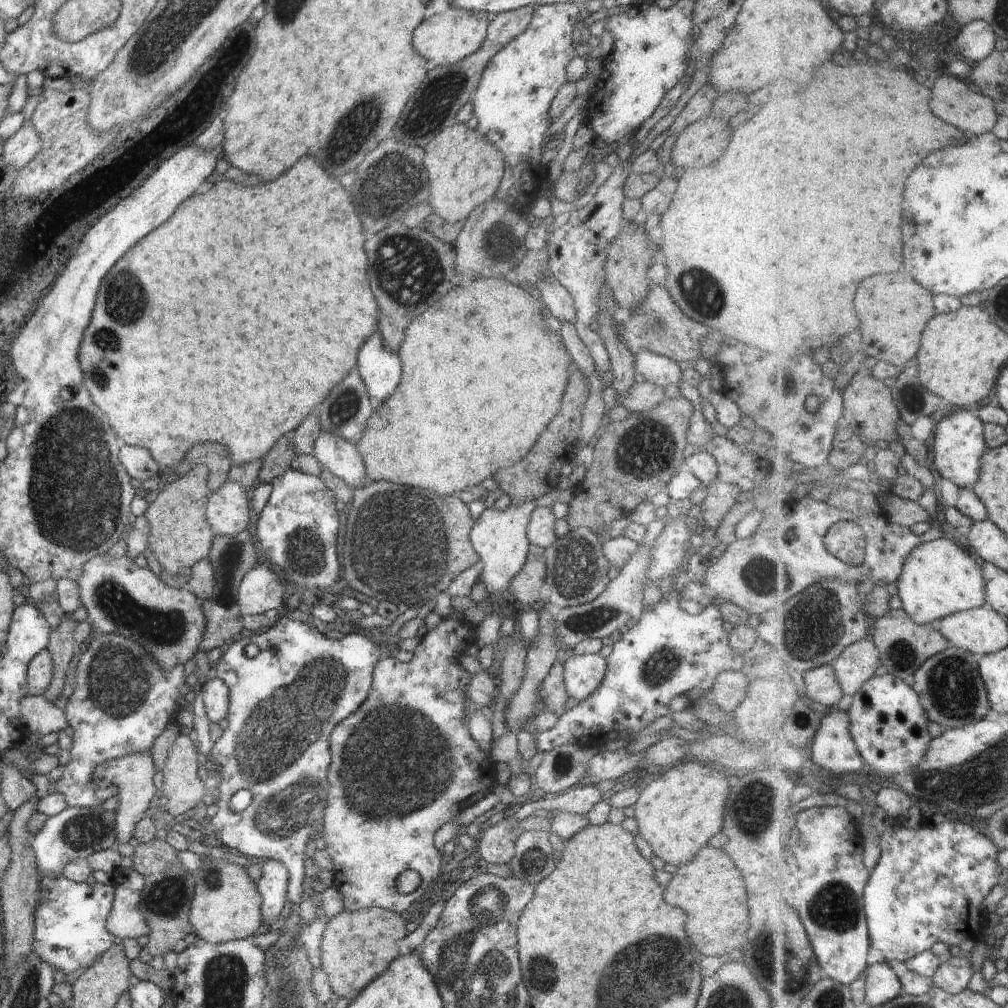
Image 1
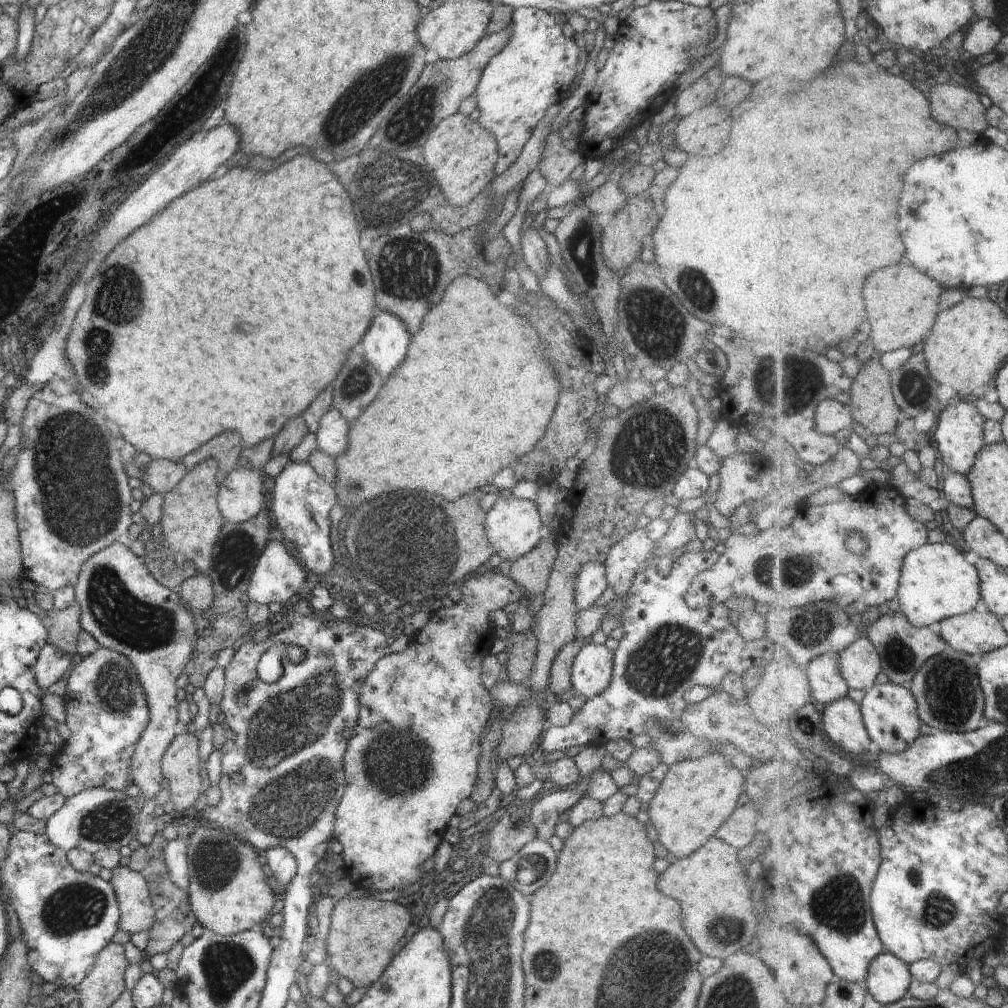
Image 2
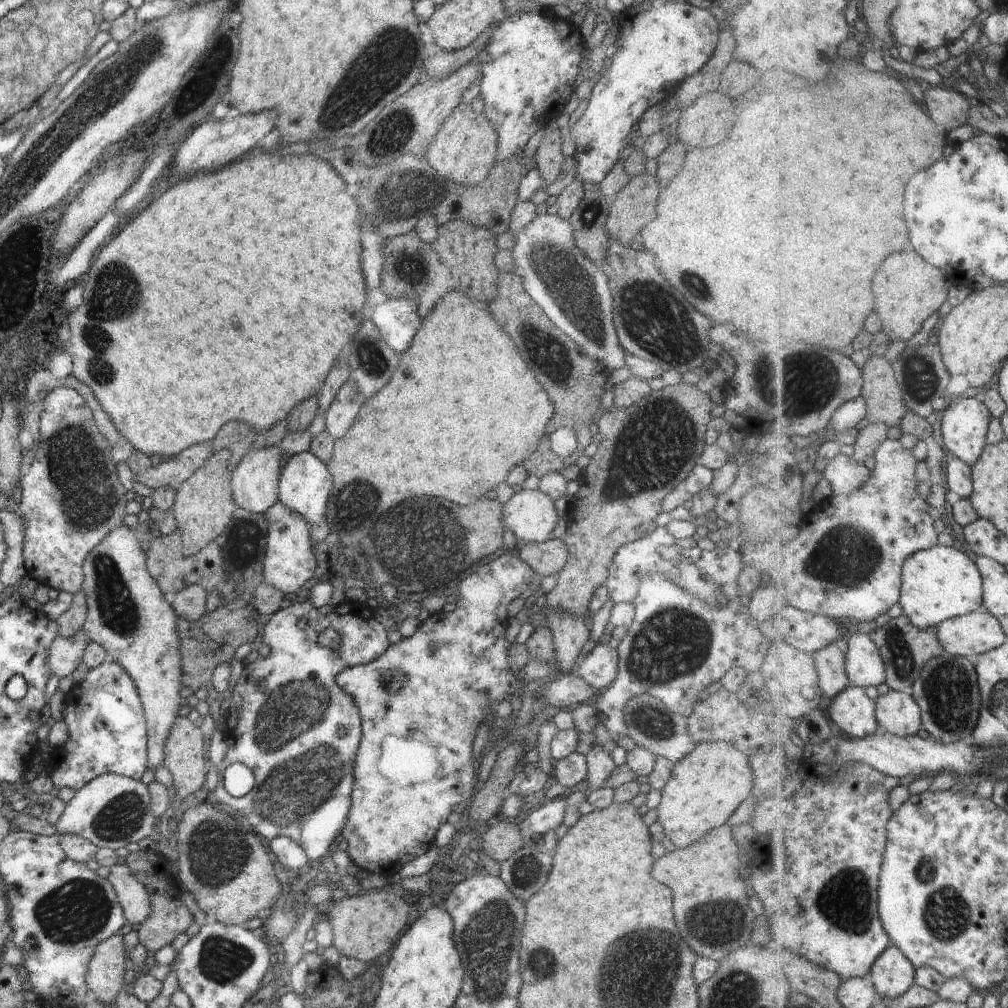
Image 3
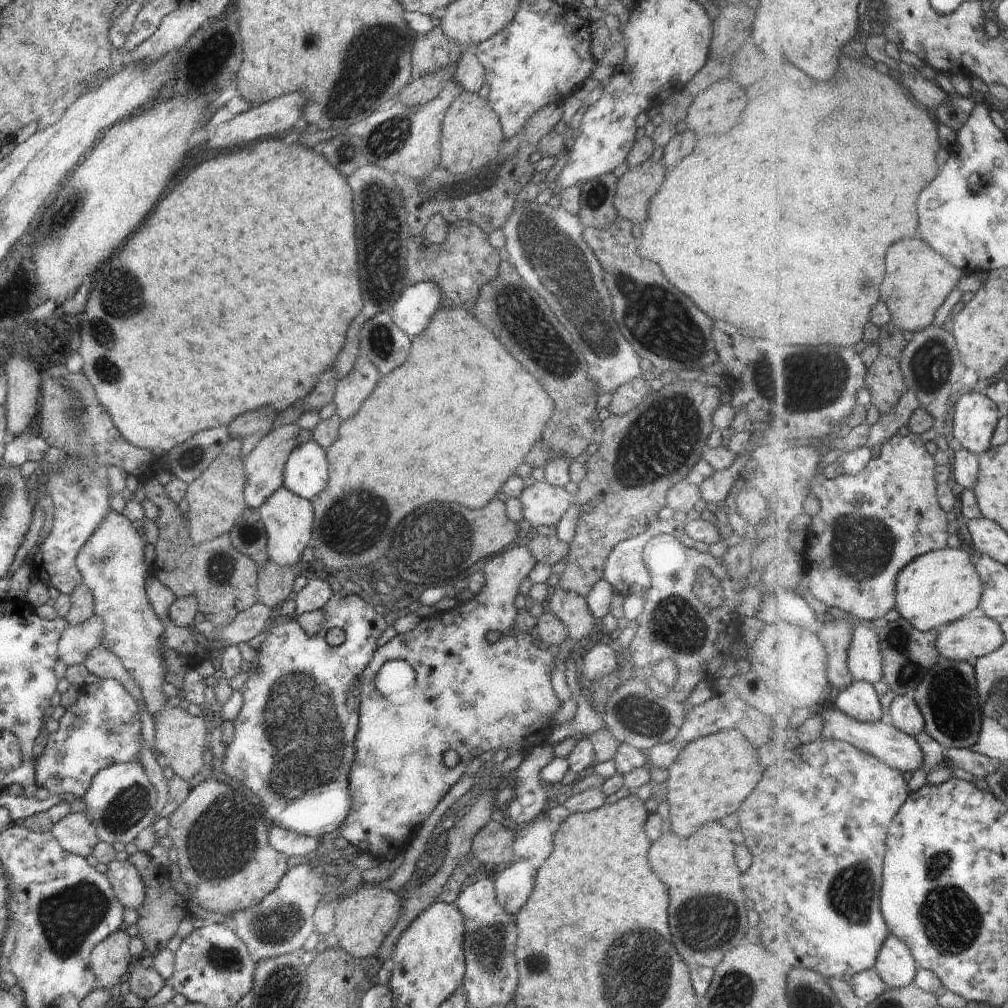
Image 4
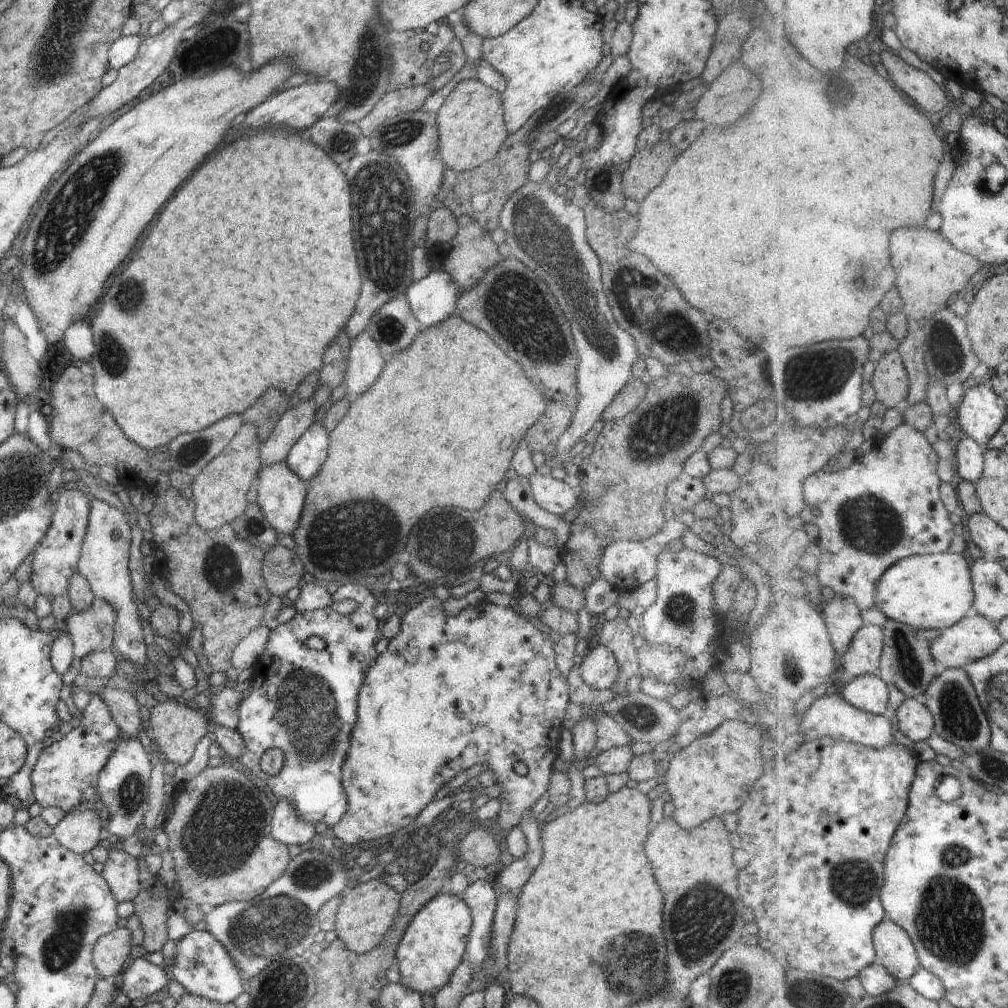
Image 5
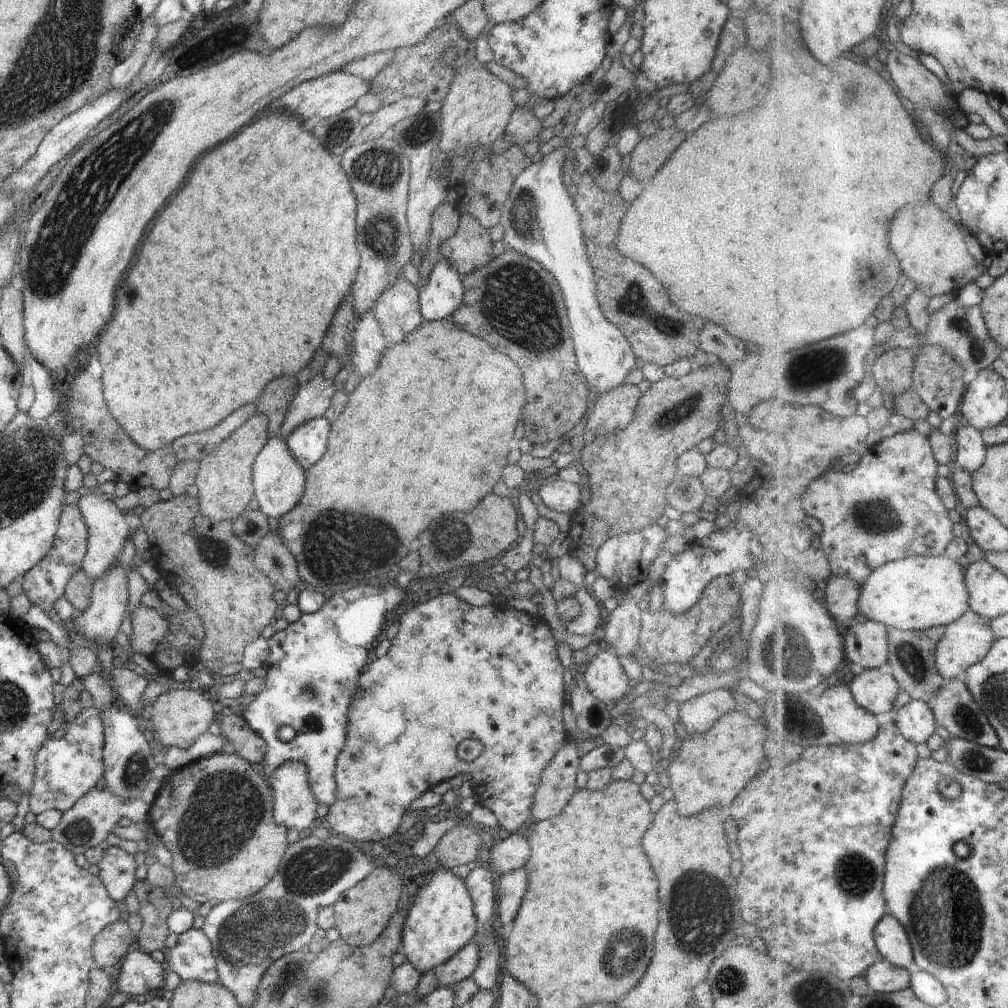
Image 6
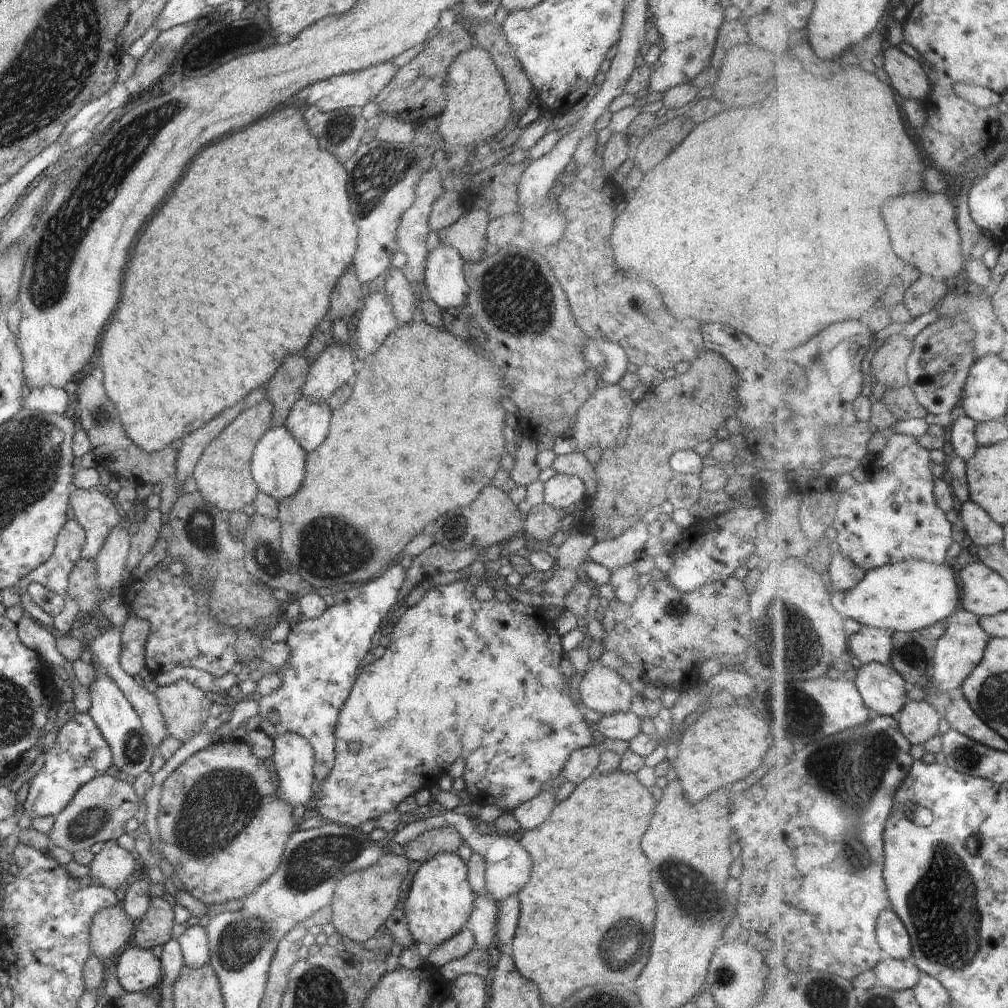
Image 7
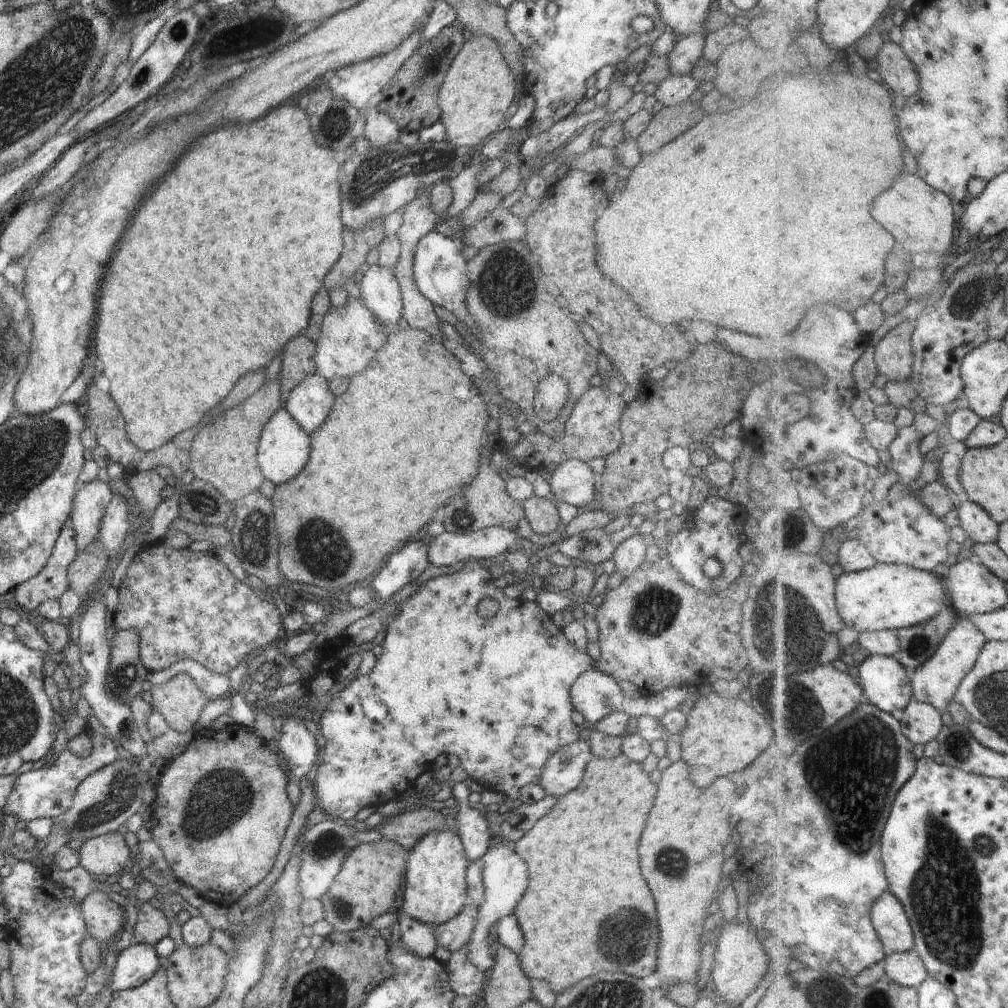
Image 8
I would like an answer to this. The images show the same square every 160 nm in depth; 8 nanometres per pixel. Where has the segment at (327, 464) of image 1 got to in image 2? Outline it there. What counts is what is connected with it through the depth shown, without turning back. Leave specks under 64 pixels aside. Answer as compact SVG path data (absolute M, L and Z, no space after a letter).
M335 408L324 414L315 433L317 446L330 457L345 453L348 445L349 424Z

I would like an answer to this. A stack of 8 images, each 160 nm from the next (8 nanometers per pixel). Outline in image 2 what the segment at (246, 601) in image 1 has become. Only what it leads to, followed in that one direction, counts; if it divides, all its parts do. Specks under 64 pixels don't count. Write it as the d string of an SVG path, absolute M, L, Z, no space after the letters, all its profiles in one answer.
M277 535L270 537L263 554L258 558L254 573L249 579L246 596L248 600L260 606L279 602L285 605L292 596L301 594L301 588L306 582L306 571L300 568L300 562L294 558L292 551Z

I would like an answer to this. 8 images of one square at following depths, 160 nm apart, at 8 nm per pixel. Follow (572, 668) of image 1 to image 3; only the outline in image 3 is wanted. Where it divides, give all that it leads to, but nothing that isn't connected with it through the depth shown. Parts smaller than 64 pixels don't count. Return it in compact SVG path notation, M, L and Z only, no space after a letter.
M598 643L578 667L577 676L582 678L592 690L602 692L614 683L618 666L617 650Z

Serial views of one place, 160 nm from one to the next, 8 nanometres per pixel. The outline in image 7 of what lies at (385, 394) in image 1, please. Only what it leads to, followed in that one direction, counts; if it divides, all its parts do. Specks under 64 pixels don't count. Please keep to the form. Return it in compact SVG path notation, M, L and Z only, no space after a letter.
M440 243L425 260L426 297L442 310L460 308L467 301L469 286L465 279L464 260L455 248Z

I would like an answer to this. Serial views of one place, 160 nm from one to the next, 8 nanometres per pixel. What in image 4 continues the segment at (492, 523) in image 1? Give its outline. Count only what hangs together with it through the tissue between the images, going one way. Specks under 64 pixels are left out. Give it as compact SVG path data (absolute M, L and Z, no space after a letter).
M545 480L535 481L524 488L520 494L522 518L530 524L533 532L536 528L556 526L569 511L572 495L564 488L552 486Z

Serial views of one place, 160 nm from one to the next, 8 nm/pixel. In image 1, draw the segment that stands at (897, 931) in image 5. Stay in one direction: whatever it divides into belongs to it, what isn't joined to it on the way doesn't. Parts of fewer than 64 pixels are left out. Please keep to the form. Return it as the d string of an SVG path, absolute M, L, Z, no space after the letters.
M888 961L874 963L867 968L867 999L872 1007L886 1005L904 994L901 977Z

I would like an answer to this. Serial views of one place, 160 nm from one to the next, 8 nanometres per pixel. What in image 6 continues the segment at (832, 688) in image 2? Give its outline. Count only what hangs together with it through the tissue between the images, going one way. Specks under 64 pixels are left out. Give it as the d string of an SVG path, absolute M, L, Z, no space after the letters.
M833 575L830 580L825 583L823 595L828 605L831 614L834 614L834 618L843 624L846 620L852 620L853 625L854 620L856 622L856 616L861 613L860 600L862 600L863 585L856 582L852 578Z

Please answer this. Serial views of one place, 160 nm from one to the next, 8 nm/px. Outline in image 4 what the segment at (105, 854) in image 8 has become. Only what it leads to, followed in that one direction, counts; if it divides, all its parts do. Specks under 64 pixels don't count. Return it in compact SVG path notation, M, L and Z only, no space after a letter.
M114 860L108 864L105 876L110 882L116 899L124 908L139 911L147 901L138 870L127 860Z

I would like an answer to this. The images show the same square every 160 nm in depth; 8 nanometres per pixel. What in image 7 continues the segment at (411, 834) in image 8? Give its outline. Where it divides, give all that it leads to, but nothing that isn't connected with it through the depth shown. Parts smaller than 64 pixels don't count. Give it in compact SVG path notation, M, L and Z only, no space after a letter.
M443 826L426 830L403 848L404 856L413 865L419 865L436 853L456 853L461 842L461 834L455 827Z

